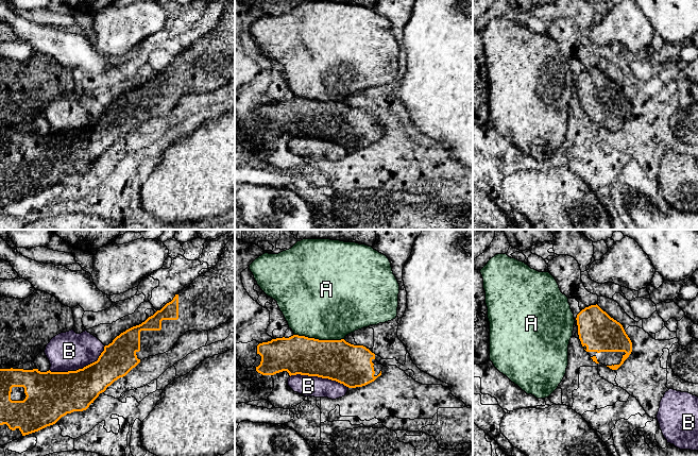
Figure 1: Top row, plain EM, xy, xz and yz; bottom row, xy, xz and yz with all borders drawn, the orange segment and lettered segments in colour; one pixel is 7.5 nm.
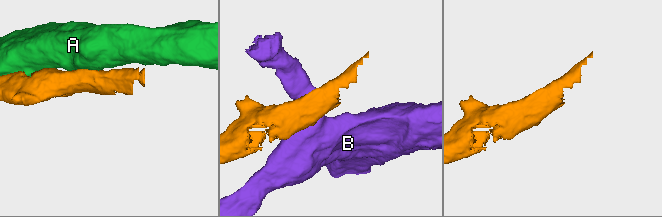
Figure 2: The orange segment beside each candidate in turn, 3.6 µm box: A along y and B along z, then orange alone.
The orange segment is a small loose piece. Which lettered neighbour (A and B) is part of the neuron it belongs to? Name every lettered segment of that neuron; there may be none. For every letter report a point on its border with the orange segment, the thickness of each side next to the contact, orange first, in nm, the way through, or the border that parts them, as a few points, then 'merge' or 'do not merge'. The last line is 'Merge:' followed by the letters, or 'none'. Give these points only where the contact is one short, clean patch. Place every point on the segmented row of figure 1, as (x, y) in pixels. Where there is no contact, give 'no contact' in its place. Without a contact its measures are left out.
A: contact xz (318, 339); calibres 300 and 500 nm; border xz (294, 334), (319, 339), (343, 339); do not merge
B: contact xy (80, 369); calibres 340 and 300 nm; do not merge
Merge: none

